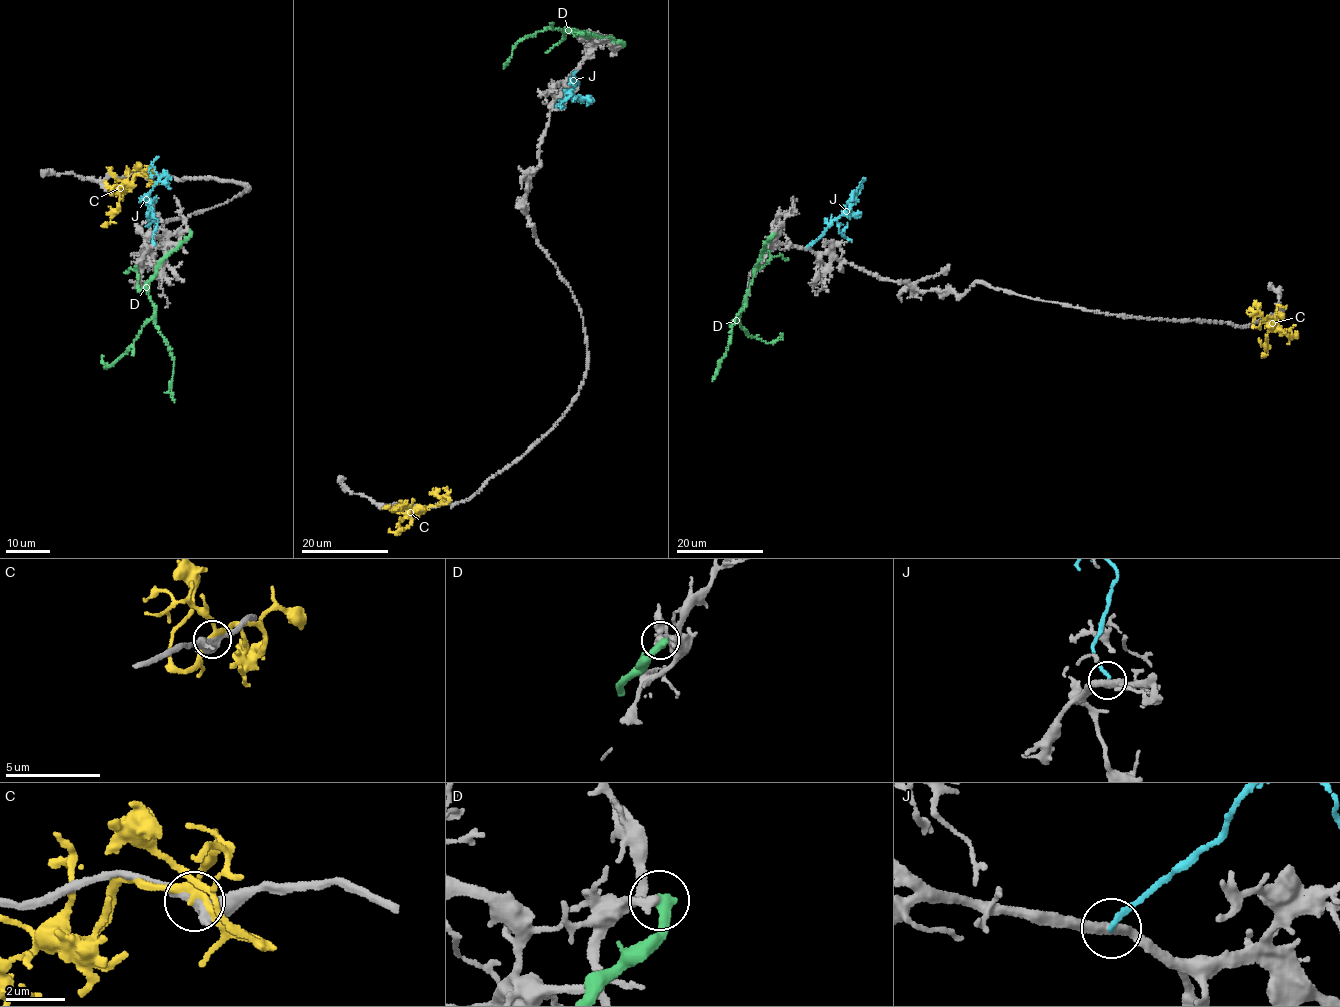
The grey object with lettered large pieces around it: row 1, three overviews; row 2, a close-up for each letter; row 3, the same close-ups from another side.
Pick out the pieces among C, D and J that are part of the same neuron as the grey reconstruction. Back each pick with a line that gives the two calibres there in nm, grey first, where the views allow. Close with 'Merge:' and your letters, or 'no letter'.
Merge: no letter

